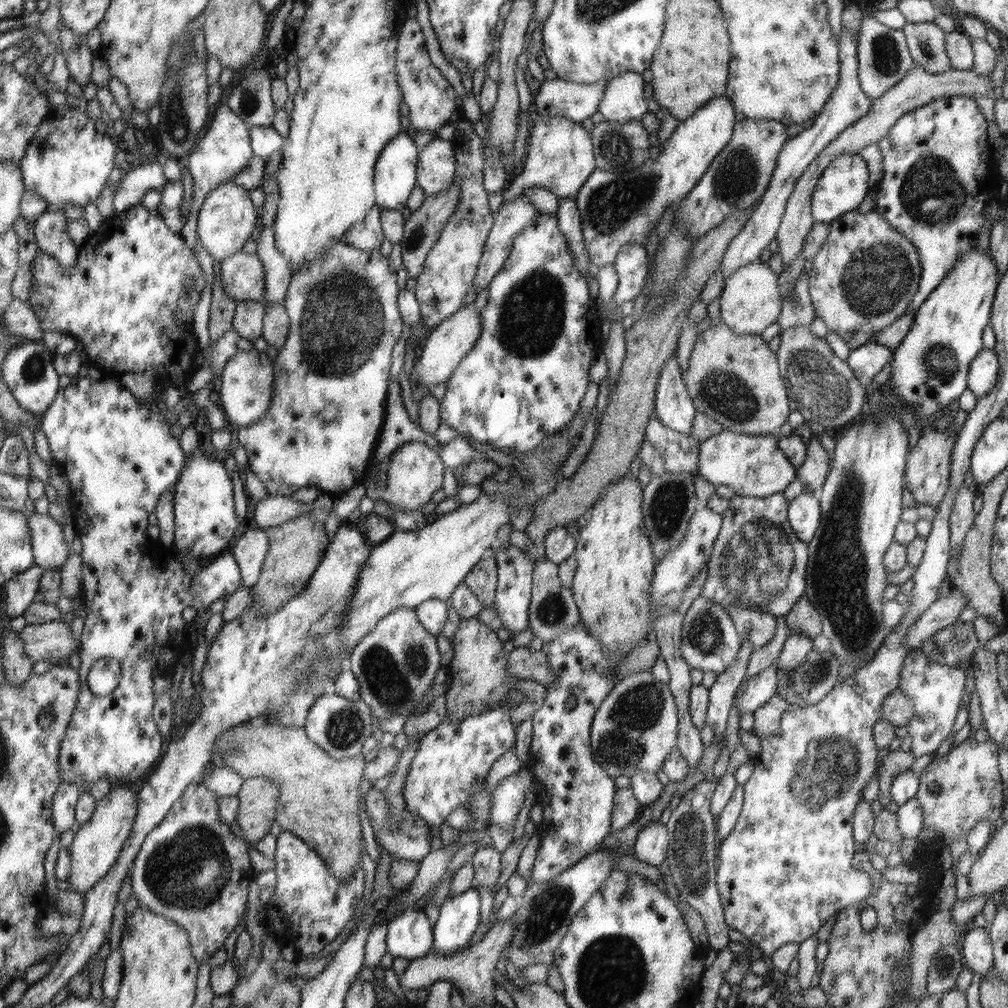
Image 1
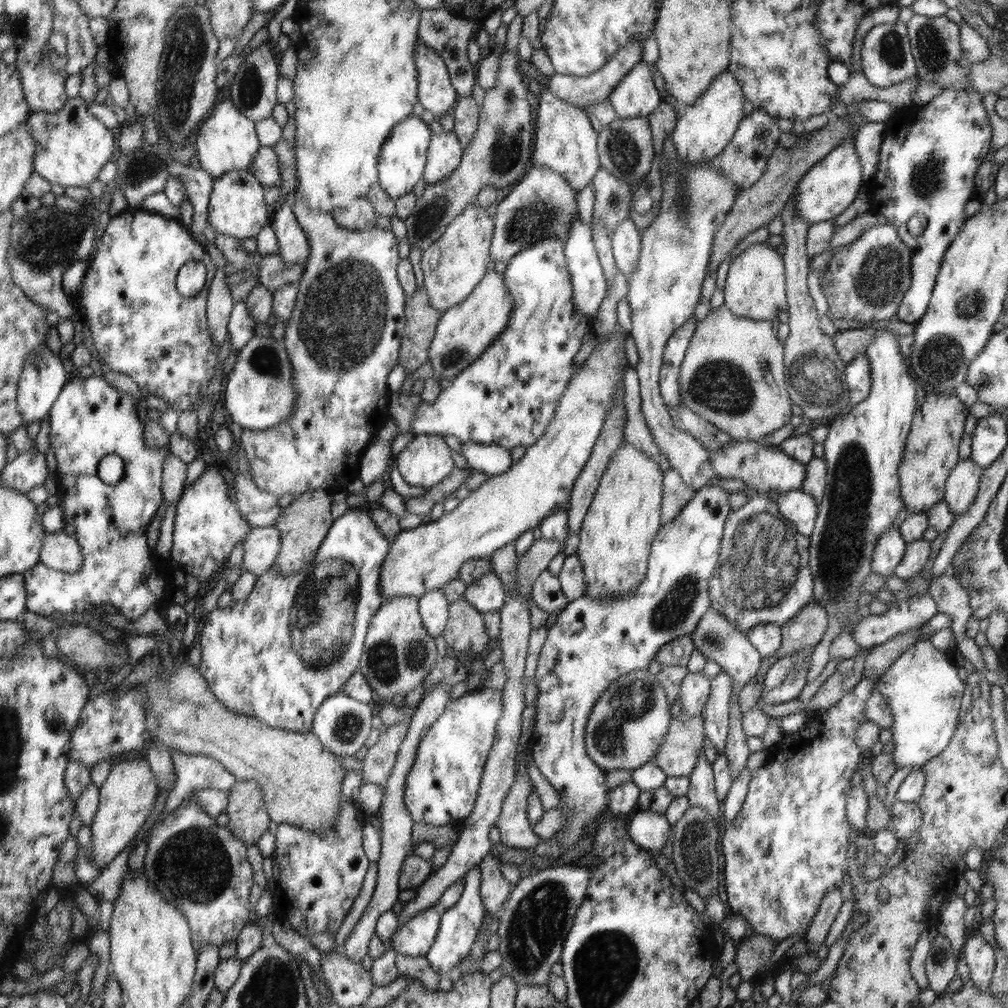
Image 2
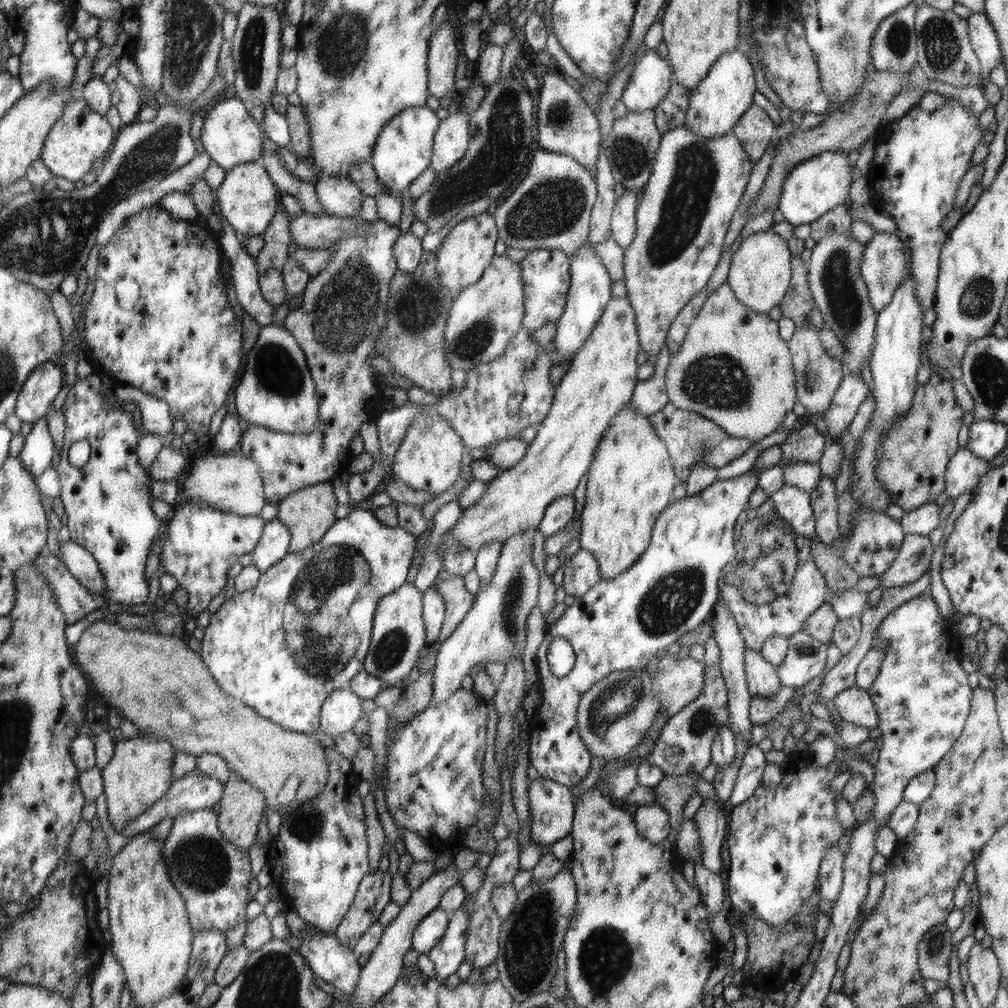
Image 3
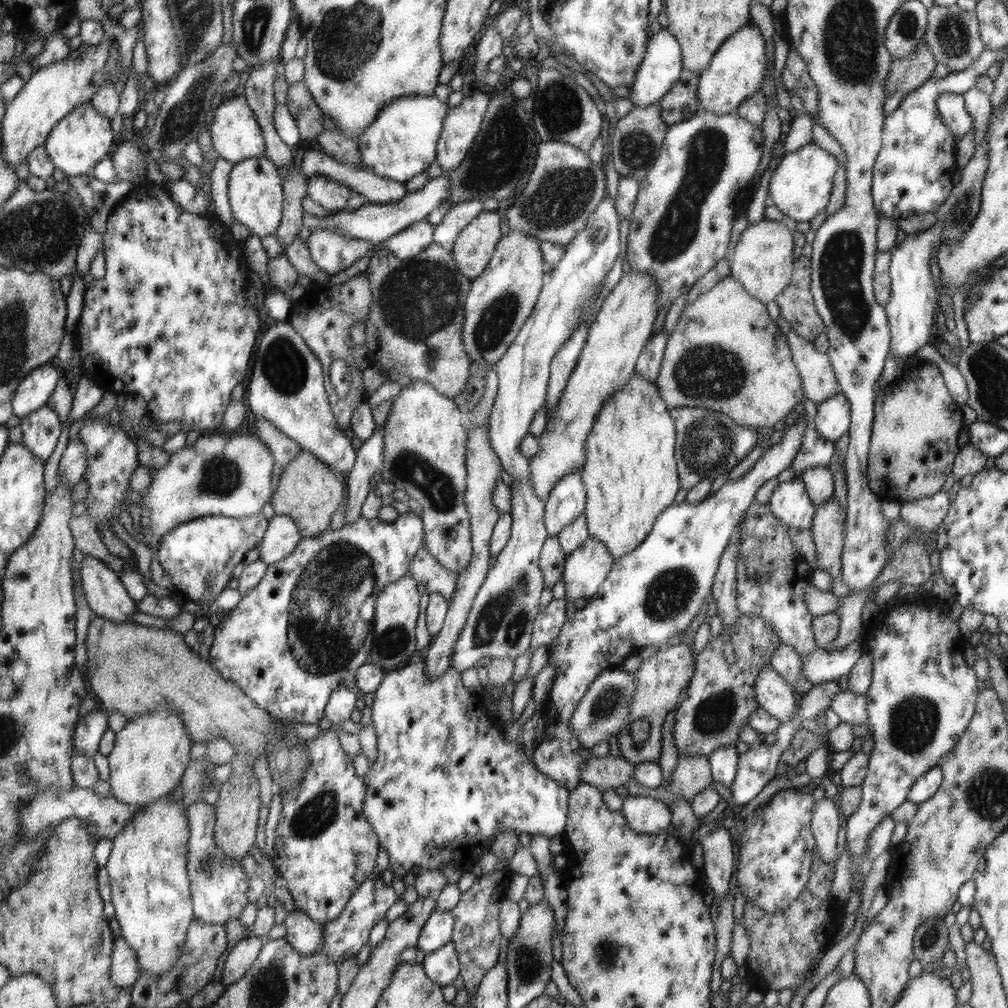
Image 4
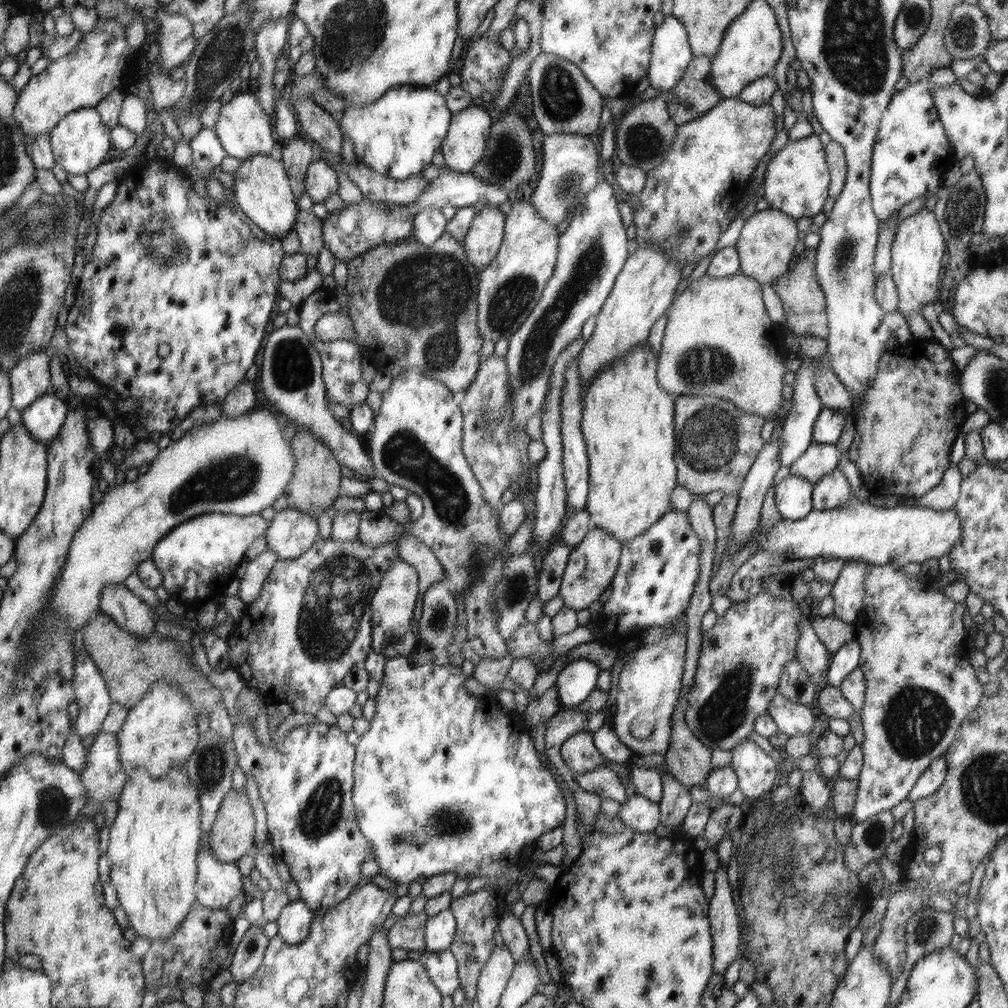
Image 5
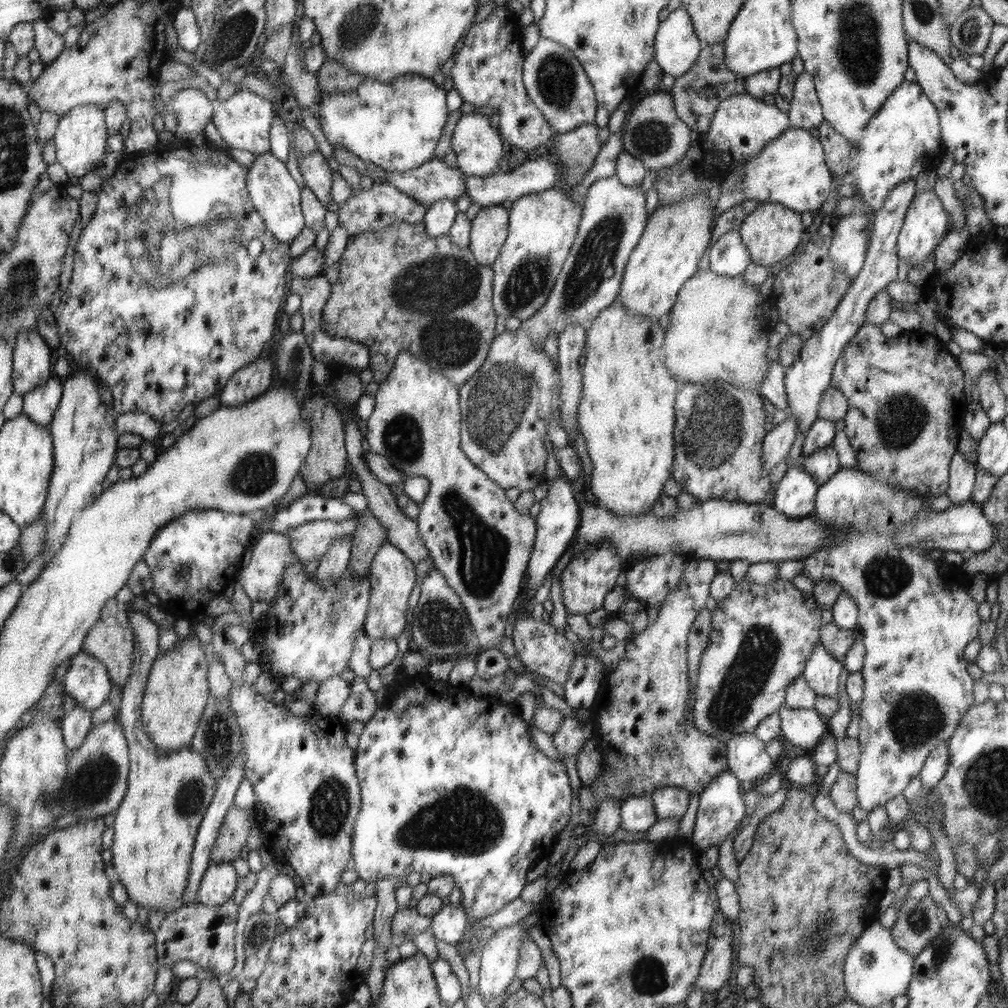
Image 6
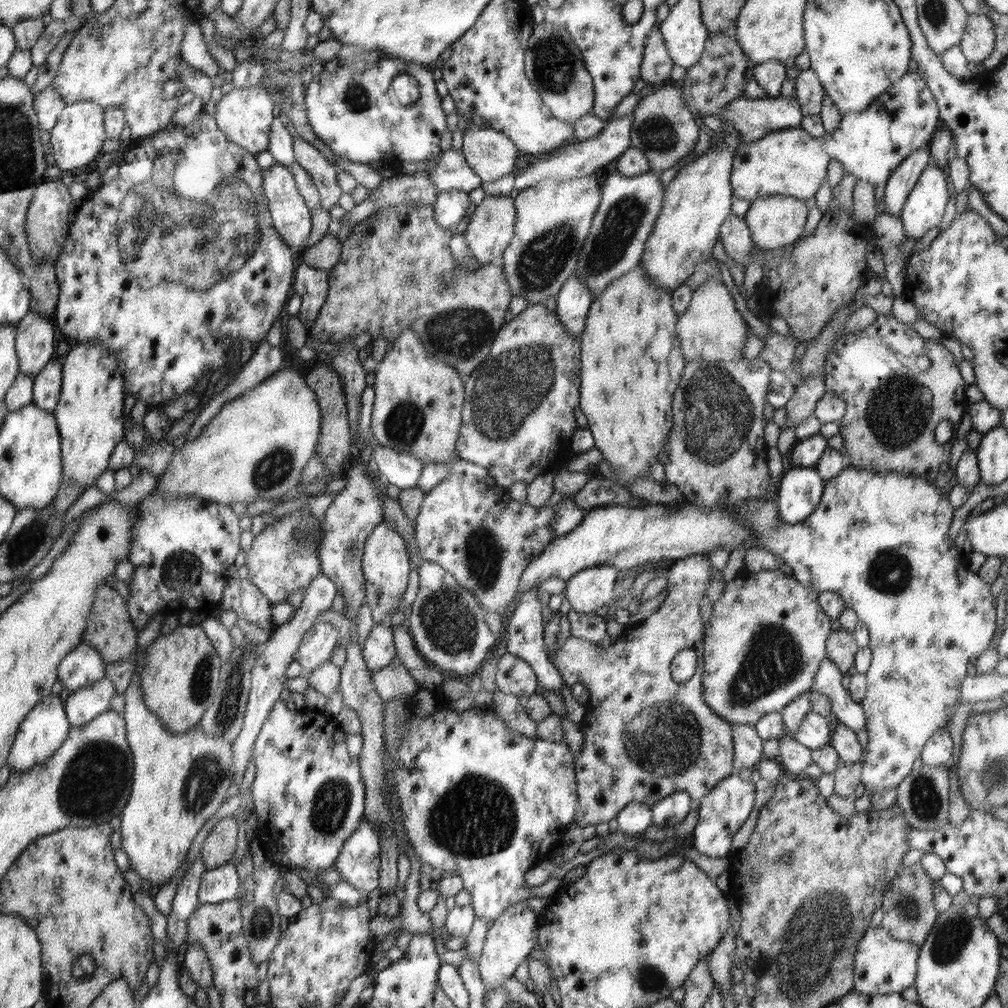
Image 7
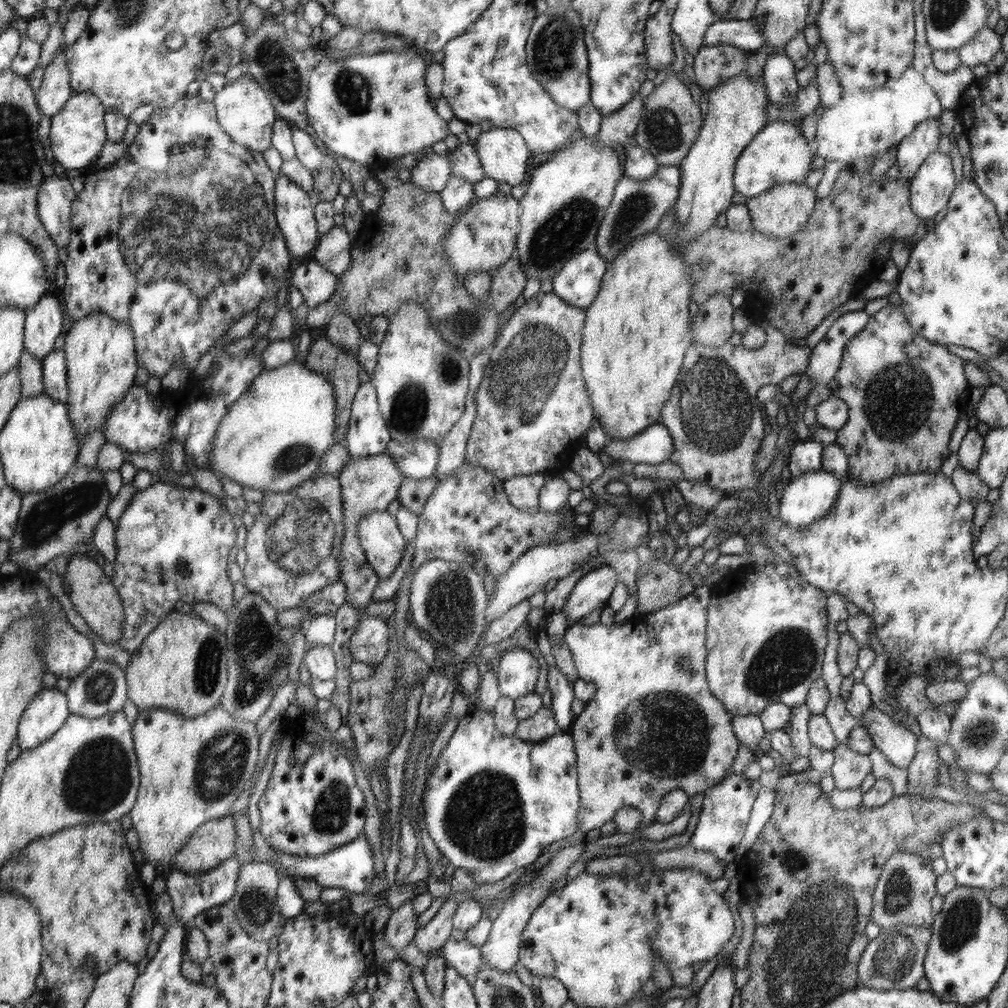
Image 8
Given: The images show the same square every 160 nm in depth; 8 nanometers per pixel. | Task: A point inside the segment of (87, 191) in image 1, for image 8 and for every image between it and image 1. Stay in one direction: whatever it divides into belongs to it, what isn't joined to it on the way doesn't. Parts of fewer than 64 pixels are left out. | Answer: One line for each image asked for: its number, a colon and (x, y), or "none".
2: (71, 145)
3: (80, 136)
4: (83, 138)
5: (81, 141)
6: (80, 139)
7: (77, 138)
8: (77, 135)

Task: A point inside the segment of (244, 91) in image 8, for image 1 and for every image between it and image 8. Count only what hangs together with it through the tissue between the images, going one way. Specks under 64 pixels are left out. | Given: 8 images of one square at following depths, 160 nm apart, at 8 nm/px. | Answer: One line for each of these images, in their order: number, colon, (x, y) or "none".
1: (224, 151)
2: (227, 141)
3: (230, 135)
4: (235, 133)
5: (244, 129)
6: (244, 119)
7: (245, 114)

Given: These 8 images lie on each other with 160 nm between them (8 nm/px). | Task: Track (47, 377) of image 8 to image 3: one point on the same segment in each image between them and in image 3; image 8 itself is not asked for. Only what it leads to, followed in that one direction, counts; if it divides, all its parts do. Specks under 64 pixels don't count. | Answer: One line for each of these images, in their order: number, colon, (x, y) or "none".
3: (38, 449)
4: (41, 429)
5: (44, 419)
6: (40, 405)
7: (46, 395)

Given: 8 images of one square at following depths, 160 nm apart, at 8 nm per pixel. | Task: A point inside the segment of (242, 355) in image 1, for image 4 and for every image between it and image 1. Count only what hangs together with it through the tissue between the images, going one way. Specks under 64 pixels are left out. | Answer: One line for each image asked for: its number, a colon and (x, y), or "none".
2: (259, 394)
3: (276, 390)
4: (287, 387)

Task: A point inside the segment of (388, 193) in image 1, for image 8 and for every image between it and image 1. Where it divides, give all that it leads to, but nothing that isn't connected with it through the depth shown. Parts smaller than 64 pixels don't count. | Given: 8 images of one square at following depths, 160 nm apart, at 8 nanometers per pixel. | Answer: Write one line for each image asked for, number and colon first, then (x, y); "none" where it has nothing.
2: (403, 160)
3: (404, 152)
4: (403, 143)
5: (397, 135)
6: (396, 125)
7: (349, 109)
8: (363, 107)

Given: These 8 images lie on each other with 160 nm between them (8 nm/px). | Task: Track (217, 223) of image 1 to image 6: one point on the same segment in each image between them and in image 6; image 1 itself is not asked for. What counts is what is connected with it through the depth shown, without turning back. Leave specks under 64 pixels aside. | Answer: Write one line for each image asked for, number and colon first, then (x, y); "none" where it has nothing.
2: (237, 208)
3: (247, 197)
4: (255, 188)
5: (262, 190)
6: (276, 195)

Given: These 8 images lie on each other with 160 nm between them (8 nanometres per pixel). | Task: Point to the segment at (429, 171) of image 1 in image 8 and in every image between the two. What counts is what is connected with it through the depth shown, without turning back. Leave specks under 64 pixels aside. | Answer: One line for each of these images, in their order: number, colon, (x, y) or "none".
2: (445, 151)
3: (453, 136)
4: (456, 140)
5: (464, 145)
6: (478, 147)
7: (492, 154)
8: (502, 152)

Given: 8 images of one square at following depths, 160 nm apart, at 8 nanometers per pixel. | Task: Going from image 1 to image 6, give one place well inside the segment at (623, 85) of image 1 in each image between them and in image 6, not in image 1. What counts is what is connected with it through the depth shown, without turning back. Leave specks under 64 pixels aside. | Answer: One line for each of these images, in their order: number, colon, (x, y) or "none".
2: (635, 95)
3: (649, 82)
4: (660, 70)
5: (672, 53)
6: (678, 47)

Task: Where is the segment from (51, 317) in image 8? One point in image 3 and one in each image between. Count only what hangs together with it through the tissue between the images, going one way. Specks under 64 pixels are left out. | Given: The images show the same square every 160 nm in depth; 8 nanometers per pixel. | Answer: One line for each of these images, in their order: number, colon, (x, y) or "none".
3: (40, 389)
4: (33, 393)
5: (30, 379)
6: (32, 363)
7: (35, 334)

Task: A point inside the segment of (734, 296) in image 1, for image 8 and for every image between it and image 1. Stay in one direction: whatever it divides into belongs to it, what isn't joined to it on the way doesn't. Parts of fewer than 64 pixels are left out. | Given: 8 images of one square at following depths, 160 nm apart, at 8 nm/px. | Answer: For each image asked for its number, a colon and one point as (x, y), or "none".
2: (754, 288)
3: (760, 273)
4: (762, 259)
5: (766, 242)
6: (771, 232)
7: (776, 221)
8: (786, 209)

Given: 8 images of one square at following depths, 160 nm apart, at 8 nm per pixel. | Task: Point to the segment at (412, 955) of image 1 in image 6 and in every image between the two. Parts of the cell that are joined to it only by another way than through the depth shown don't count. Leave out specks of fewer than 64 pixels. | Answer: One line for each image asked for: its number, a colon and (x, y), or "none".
2: (413, 938)
3: (429, 932)
4: (437, 931)
5: (440, 930)
6: (448, 926)

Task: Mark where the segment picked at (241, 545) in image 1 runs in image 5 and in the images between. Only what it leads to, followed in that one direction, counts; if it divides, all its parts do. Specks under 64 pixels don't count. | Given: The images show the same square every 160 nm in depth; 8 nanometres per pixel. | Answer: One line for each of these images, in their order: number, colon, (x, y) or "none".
2: (261, 548)
3: (275, 545)
4: (283, 537)
5: (292, 533)

